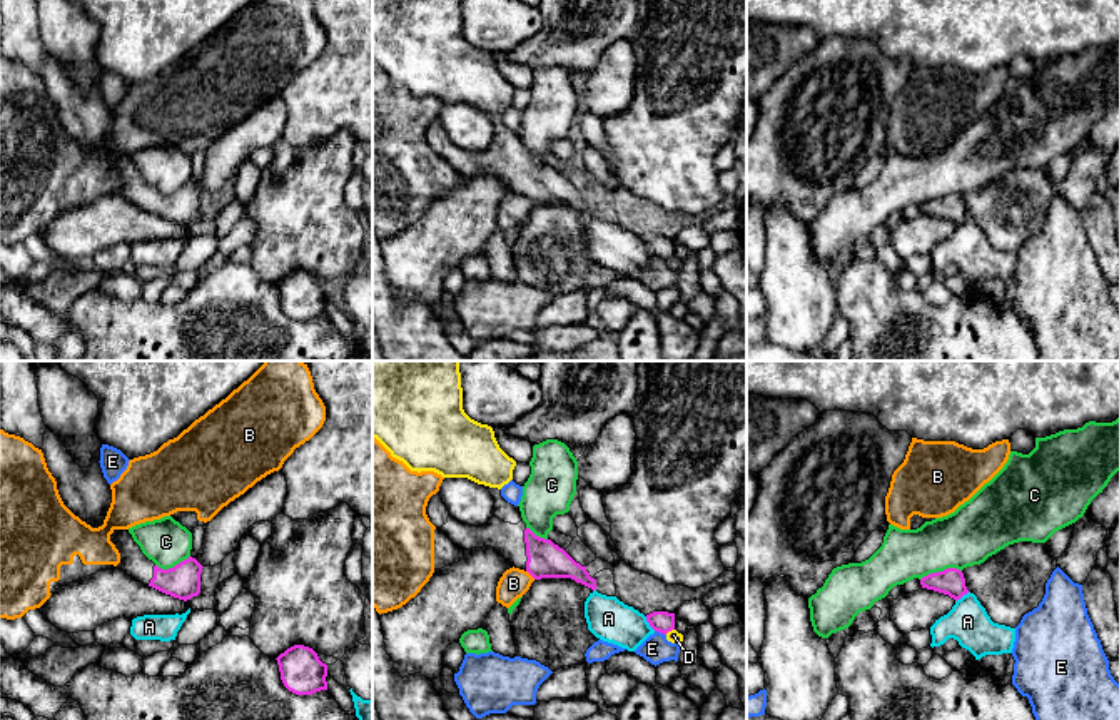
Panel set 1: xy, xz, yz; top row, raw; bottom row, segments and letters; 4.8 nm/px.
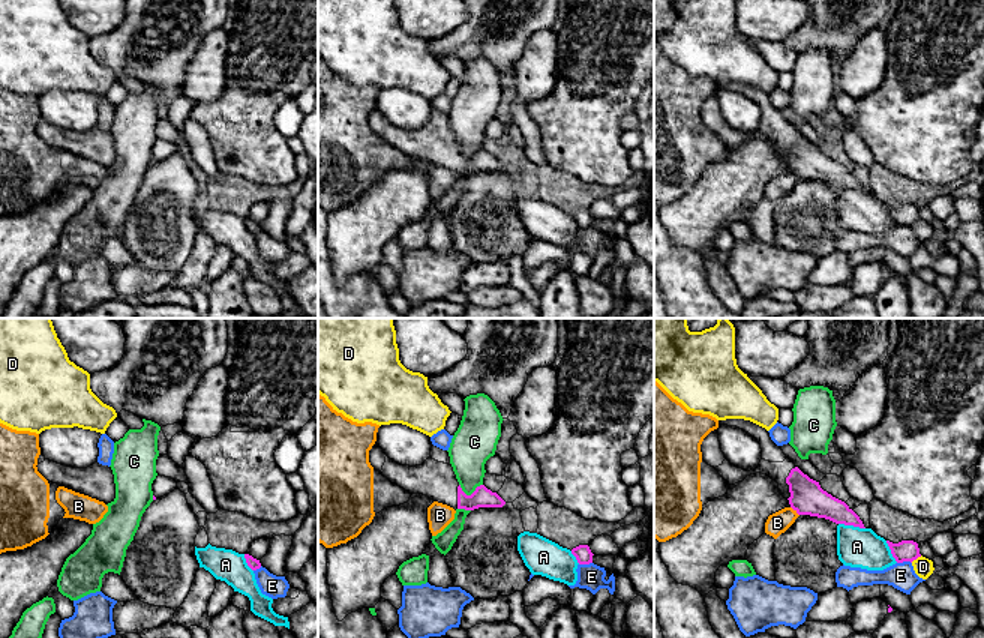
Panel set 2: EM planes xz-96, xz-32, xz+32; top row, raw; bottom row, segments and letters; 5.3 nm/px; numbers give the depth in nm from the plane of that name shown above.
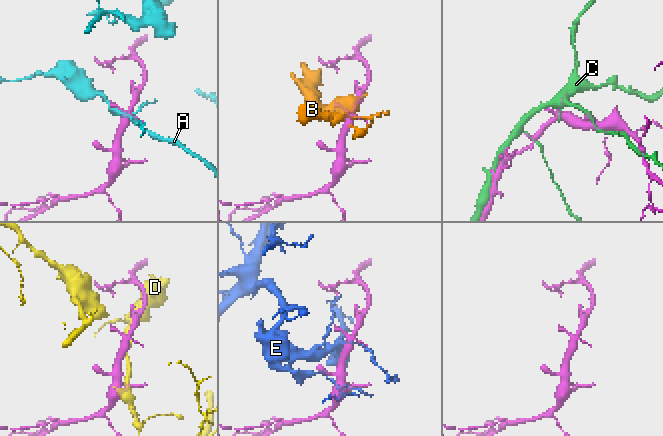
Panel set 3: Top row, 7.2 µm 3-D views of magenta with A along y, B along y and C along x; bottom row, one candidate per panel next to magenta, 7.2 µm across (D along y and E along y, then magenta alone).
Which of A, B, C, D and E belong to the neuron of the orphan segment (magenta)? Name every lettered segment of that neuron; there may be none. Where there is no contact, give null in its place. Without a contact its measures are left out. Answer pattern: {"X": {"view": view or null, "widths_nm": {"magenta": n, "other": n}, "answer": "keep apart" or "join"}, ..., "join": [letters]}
{"A": {"view": "xz", "widths_nm": {"magenta": 110, "other": 200}, "answer": "keep apart"}, "B": {"view": "xz", "widths_nm": {"magenta": 180, "other": 140}, "answer": "keep apart"}, "C": {"view": "yz", "widths_nm": {"magenta": 130, "other": 280}, "answer": "keep apart"}, "D": {"view": "xz", "widths_nm": {"magenta": 110, "other": 60}, "answer": "keep apart"}, "E": {"view": "xz", "widths_nm": {"magenta": 110, "other": 140}, "answer": "keep apart"}, "join": []}

